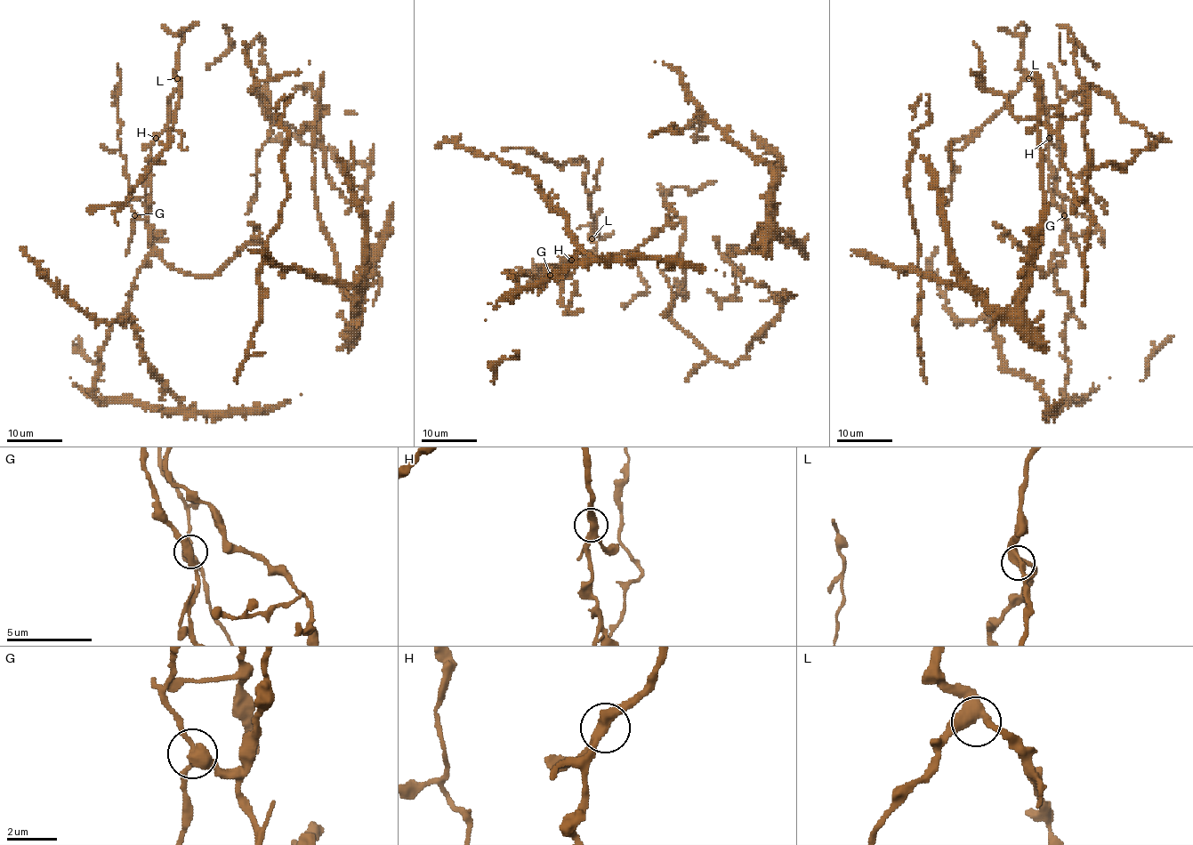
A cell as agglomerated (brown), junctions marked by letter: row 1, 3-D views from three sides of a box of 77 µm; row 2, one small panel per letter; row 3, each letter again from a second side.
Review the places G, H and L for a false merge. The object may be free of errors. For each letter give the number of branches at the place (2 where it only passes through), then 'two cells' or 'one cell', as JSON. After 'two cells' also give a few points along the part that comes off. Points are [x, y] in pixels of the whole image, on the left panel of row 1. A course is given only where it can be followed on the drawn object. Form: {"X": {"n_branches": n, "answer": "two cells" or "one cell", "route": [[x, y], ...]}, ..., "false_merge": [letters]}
{"G": {"n_branches": 3, "answer": "two cells", "route": [[135, 214], [129, 199], [125, 159], [120, 153], [116, 102], [120, 86], [116, 85], [113, 106]]}, "H": {"n_branches": 3, "answer": "one cell"}, "L": {"n_branches": 3, "answer": "one cell"}, "false_merge": ["G"]}

